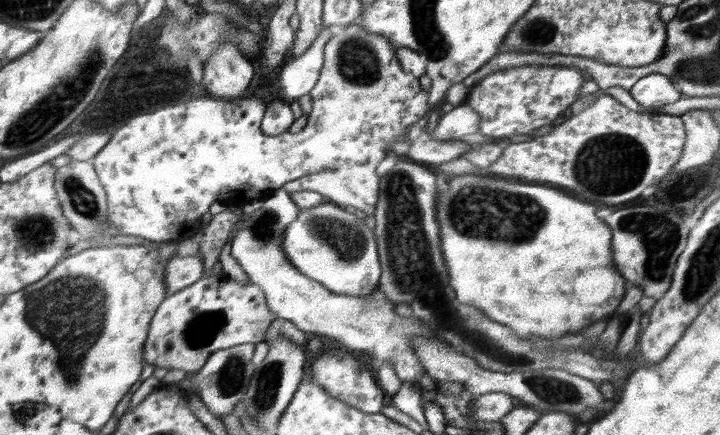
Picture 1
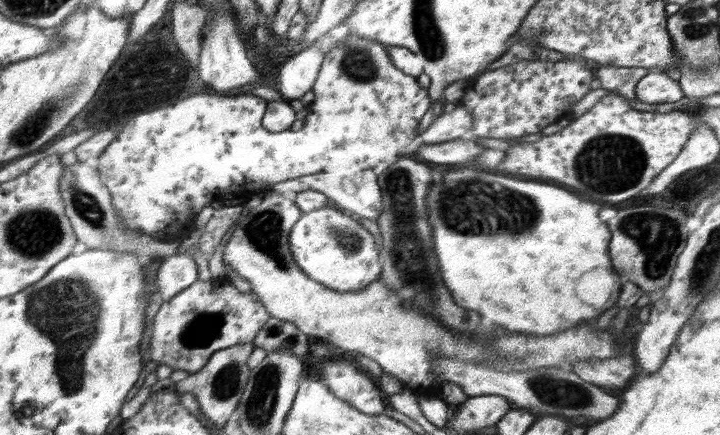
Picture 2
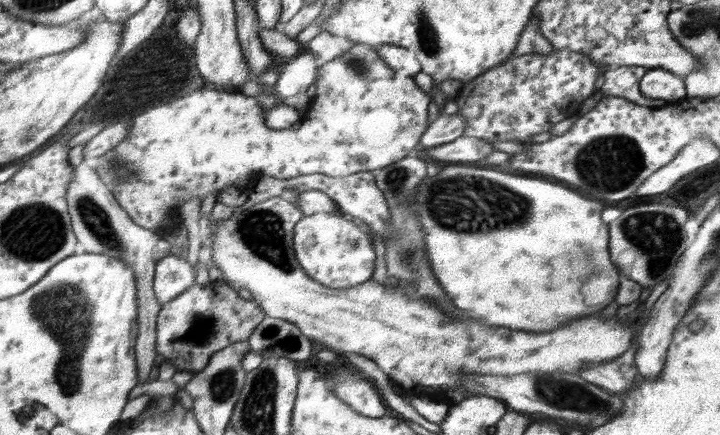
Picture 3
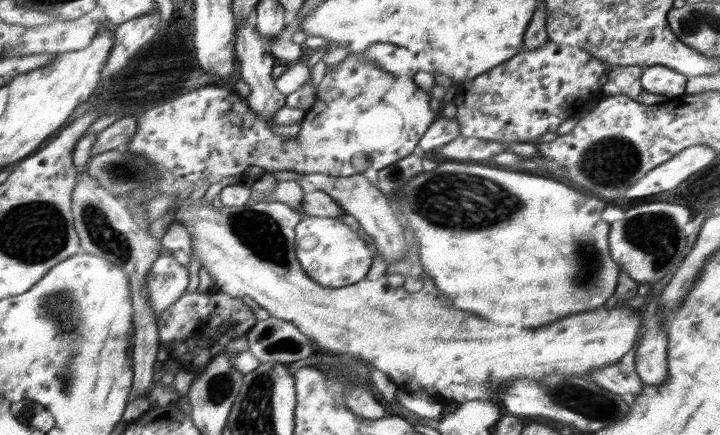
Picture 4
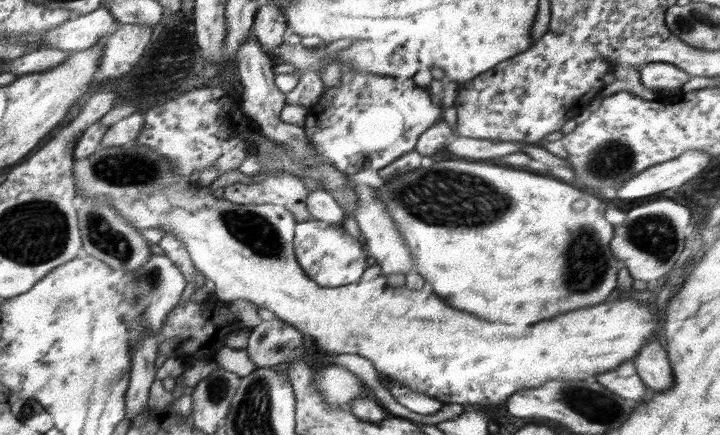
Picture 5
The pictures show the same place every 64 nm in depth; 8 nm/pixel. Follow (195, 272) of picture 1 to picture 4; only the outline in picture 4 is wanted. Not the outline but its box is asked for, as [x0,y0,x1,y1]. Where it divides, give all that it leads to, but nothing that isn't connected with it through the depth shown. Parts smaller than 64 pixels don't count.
[146,255,189,320]

